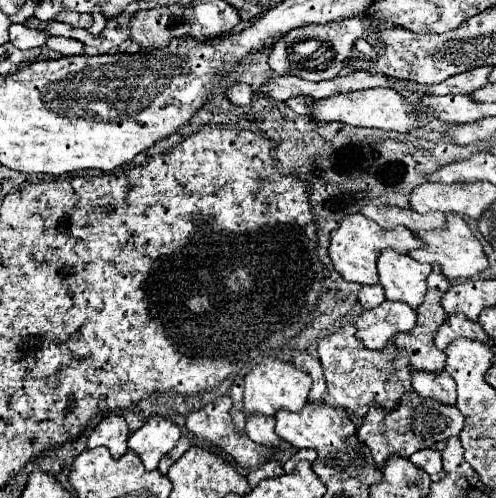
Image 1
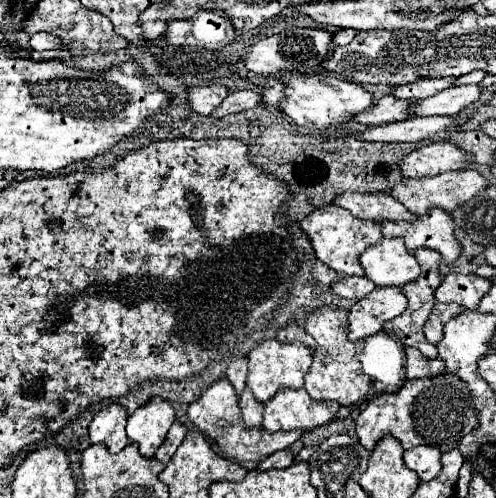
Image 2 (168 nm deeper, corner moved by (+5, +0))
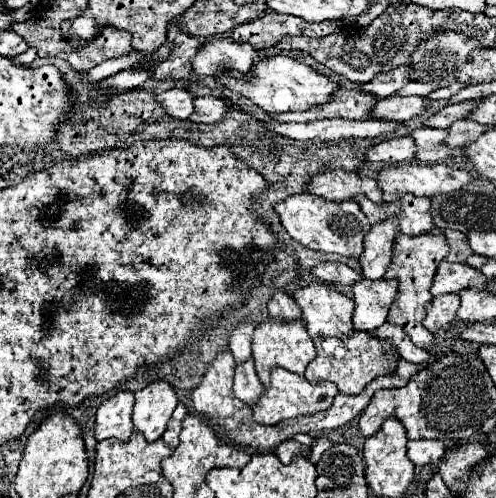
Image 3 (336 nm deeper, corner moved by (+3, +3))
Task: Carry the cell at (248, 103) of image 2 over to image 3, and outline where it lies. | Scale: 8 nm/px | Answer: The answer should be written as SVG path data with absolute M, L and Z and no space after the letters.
M197 97L195 101L195 111L193 115L189 117L191 121L197 121L197 123L215 123L219 121L221 117L225 117L225 113L229 111L231 107L227 105L227 101L223 101L221 97Z

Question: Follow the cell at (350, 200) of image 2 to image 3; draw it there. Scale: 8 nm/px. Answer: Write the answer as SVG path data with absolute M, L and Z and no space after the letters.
M327 169L325 173L317 175L309 185L309 193L315 193L329 201L353 201L359 195L365 195L377 205L385 203L379 183L375 179L359 177L343 169Z

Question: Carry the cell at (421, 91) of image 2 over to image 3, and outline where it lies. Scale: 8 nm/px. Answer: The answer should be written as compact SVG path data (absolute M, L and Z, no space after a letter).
M397 67L391 73L377 75L373 81L365 83L361 87L361 91L371 93L371 95L377 95L377 97L391 97L401 87L405 87L407 83L411 83L411 73L407 73L407 67Z

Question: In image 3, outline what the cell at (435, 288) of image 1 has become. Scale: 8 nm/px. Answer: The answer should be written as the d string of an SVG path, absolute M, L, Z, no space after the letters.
M435 229L433 233L417 235L417 237L407 237L401 233L395 241L393 263L389 269L391 269L391 273L395 273L395 277L399 281L399 293L397 293L397 301L391 305L387 323L399 325L411 337L411 341L421 349L431 349L435 343L433 333L423 327L423 319L427 315L425 305L433 299L433 295L429 293L429 289L433 285L433 277L437 273L439 263L447 257L447 253L449 253L449 245L445 241L445 235L441 229Z

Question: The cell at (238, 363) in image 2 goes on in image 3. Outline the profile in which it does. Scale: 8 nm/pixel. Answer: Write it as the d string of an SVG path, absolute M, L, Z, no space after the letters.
M241 323L229 337L229 351L235 357L235 363L243 363L251 359L251 335L255 325L253 323Z

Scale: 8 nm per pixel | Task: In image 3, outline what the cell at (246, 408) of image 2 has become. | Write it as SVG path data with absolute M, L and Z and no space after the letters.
M249 359L247 363L241 363L235 367L235 385L233 385L235 397L241 399L243 403L247 403L249 407L255 405L255 401L259 401L261 393L263 393L263 385L255 373L253 367L253 359Z

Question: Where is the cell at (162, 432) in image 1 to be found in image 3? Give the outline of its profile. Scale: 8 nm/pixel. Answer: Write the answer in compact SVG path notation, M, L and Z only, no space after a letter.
M165 381L147 385L135 393L133 425L151 443L165 433L167 421L177 407L177 395Z

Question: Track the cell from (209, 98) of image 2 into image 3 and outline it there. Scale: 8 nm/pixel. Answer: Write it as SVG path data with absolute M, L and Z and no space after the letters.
M169 89L165 93L159 93L157 101L161 101L165 111L175 119L189 119L195 109L195 97L187 89Z

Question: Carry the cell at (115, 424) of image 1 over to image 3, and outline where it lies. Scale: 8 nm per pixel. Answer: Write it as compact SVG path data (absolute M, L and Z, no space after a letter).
M119 391L117 395L109 397L97 409L95 439L103 441L109 437L115 437L125 443L129 435L133 433L131 413L133 413L133 393L131 391Z

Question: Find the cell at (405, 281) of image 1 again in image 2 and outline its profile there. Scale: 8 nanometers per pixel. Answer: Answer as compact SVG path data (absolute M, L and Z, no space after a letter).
M381 238L377 244L369 246L361 258L359 258L365 276L375 284L375 286L405 286L407 282L417 280L419 276L419 264L413 254L407 252L405 242L401 238Z

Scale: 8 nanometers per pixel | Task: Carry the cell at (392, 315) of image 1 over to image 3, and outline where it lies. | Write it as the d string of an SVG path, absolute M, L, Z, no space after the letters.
M363 279L355 283L353 327L357 331L373 331L381 327L397 297L397 291L399 291L399 283L395 279L381 279L381 281Z

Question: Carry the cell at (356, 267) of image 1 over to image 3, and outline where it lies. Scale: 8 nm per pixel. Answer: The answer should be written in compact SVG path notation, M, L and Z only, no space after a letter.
M297 193L287 197L283 203L275 205L277 215L281 217L283 227L287 233L299 241L301 245L321 251L321 253L337 253L341 257L355 257L359 259L363 251L363 239L367 229L371 229L365 213L359 209L355 201L343 201L343 203L333 203L323 197L317 197L313 193Z

